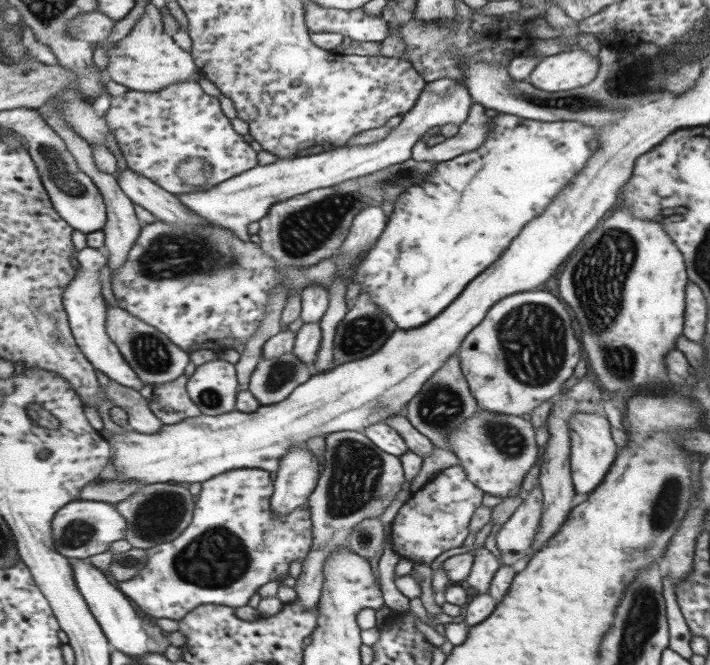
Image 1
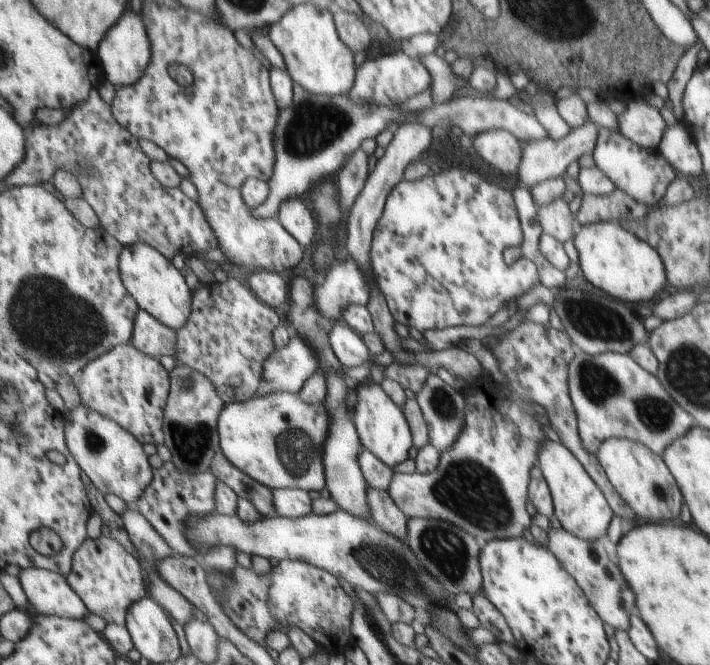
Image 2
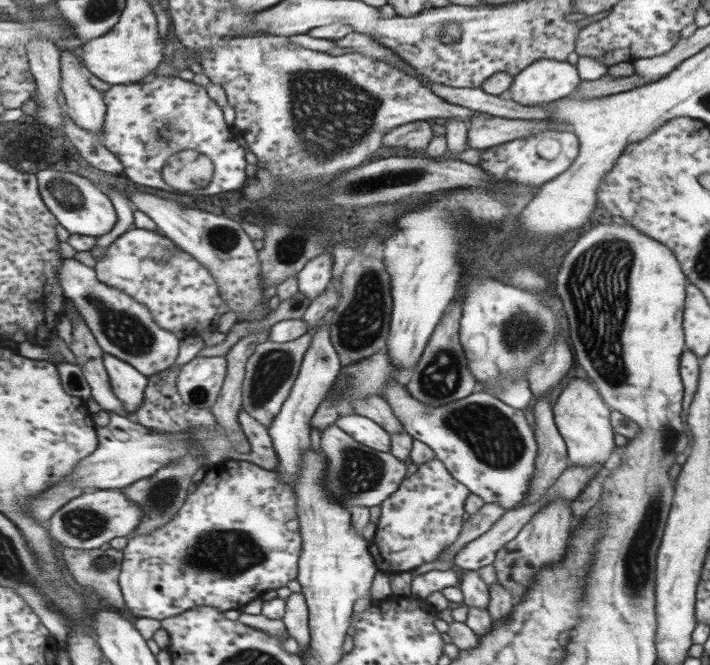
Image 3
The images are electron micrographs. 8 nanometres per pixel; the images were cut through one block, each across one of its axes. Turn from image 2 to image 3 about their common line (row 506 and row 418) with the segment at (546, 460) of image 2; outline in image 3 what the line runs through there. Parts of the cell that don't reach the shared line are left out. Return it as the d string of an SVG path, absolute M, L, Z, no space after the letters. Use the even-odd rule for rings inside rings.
M572 376L556 401L555 425L567 443L567 458L572 466L604 465L614 450L611 416L608 406L602 402L598 389L590 382Z

